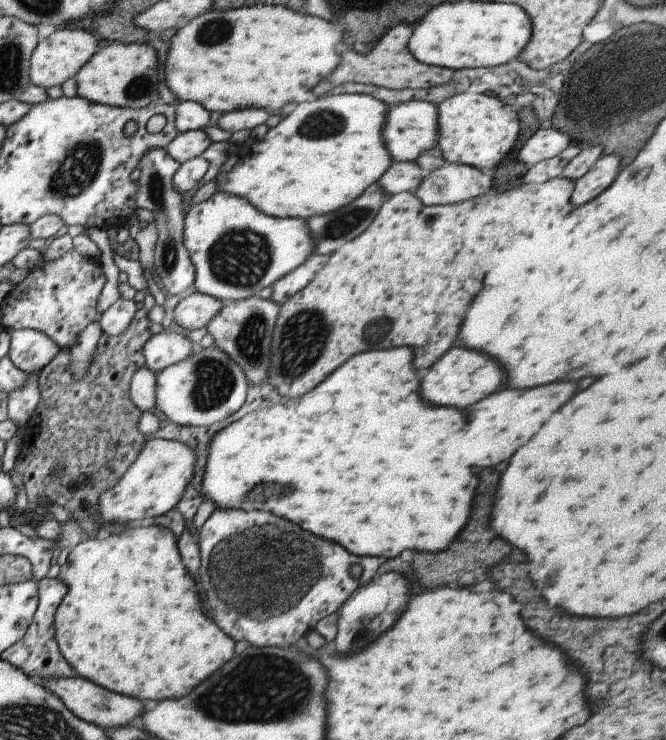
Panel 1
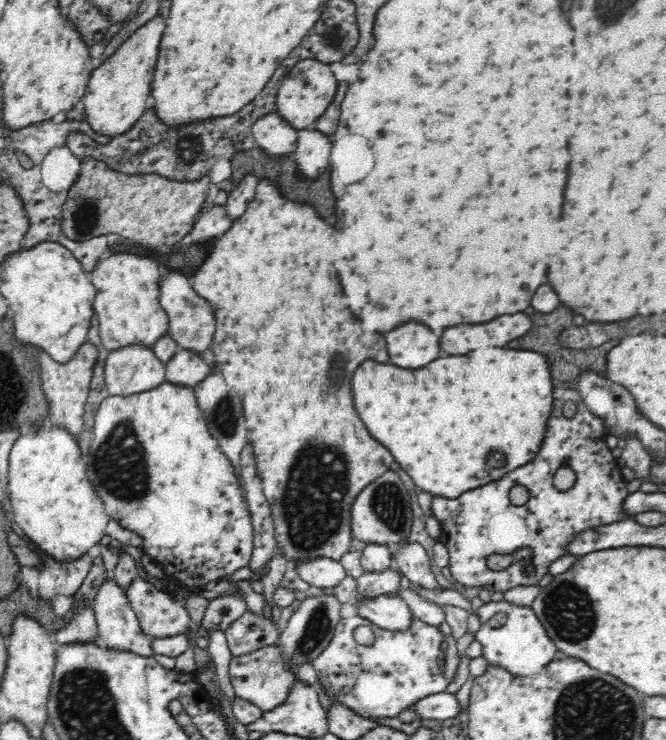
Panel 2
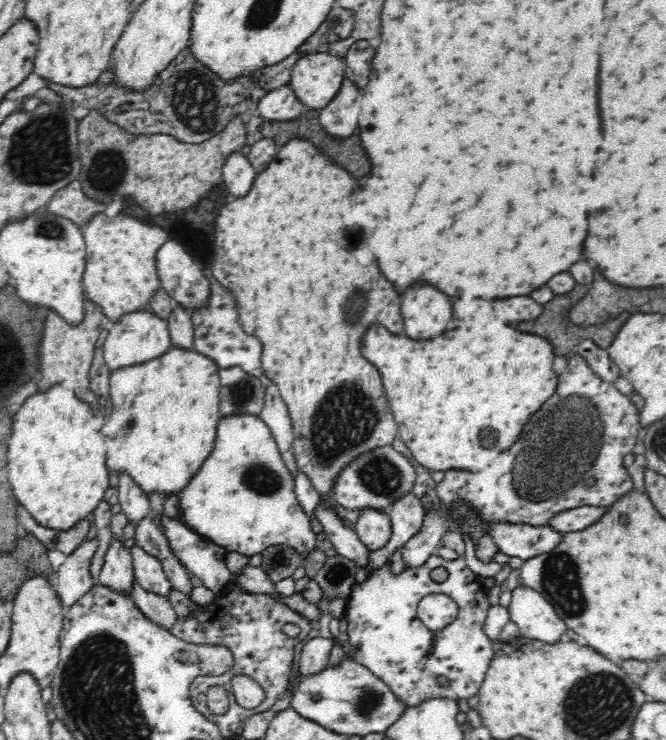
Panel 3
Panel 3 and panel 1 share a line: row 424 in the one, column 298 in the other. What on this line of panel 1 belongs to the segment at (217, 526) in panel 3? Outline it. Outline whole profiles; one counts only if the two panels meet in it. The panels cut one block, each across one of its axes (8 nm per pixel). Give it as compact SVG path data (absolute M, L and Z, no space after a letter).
M215 192L205 202L199 202L187 210L183 224L183 242L195 266L193 286L197 294L207 294L221 302L241 302L247 298L259 298L259 292L263 288L273 286L277 280L299 268L315 250L315 240L309 232L307 220L263 214L253 204L249 204L249 200L233 196L229 192Z

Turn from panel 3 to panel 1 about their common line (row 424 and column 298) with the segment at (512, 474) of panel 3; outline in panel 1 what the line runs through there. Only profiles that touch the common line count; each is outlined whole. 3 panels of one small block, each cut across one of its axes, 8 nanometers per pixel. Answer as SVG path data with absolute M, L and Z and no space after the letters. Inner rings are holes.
M215 508L209 518L203 522L201 526L201 532L199 532L199 558L201 558L201 564L199 564L199 580L201 580L201 588L203 588L203 604L205 604L205 610L207 614L215 620L215 624L227 632L227 636L231 636L235 642L237 640L247 640L251 644L251 648L291 648L295 646L301 638L305 638L313 628L315 624L329 616L329 614L335 614L341 604L345 604L345 600L351 596L351 592L357 590L357 586L361 582L371 582L373 574L377 572L381 560L379 558L361 558L361 556L353 556L349 552L345 552L339 544L333 544L333 542L327 542L323 538L315 538L311 536L309 532L301 532L303 528L299 528L297 524L291 524L289 520L283 520L279 516L273 516L271 512L265 512L265 510L255 510L255 508L249 508L249 510L221 510L221 508ZM351 566L361 566L361 574L357 578L353 578L349 574L349 568Z

